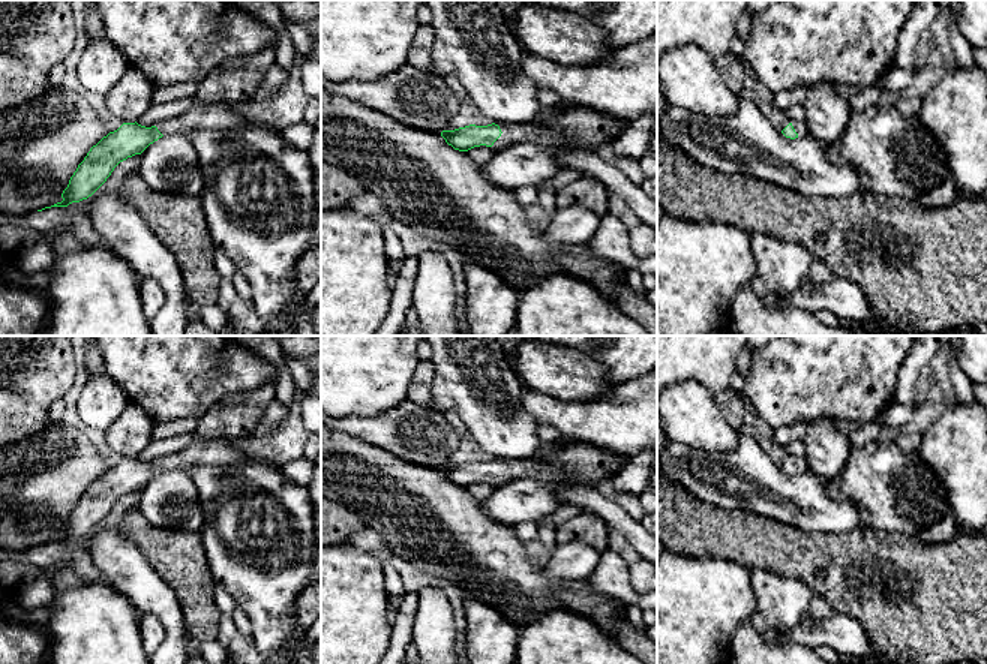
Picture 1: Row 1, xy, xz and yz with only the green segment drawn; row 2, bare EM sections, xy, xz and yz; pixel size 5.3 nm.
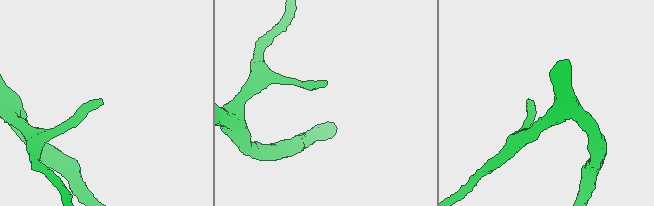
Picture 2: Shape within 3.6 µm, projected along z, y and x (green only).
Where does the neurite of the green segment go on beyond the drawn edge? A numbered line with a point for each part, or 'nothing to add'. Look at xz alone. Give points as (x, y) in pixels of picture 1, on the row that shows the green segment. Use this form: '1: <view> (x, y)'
1: xz (510, 135)

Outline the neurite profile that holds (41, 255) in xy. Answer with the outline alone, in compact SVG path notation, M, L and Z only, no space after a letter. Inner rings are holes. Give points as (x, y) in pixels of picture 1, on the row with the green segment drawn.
M64 226L52 228L45 232L45 238L42 241L20 250L16 270L24 276L45 271L57 256L51 246L52 240L66 232L68 229Z

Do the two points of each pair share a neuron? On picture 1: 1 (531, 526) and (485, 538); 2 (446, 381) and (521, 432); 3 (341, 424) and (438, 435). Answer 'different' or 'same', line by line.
1: different
2: same
3: same

